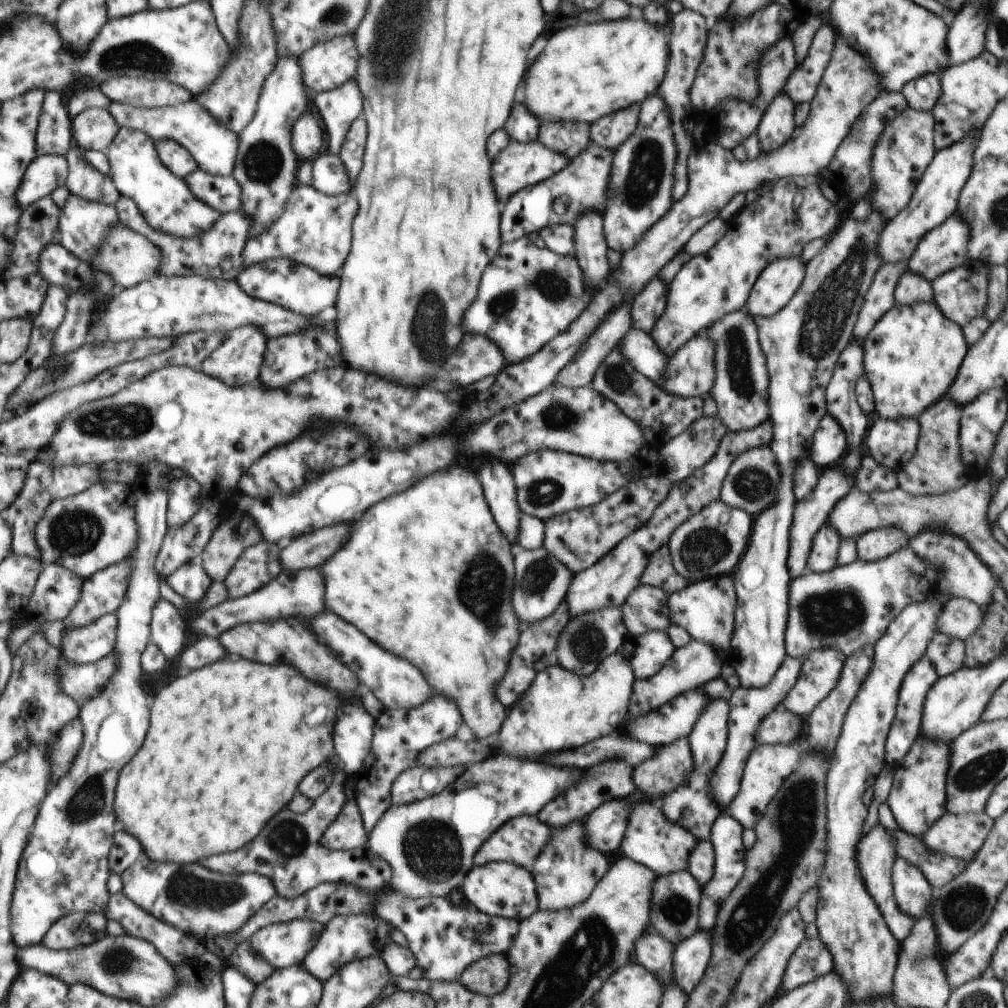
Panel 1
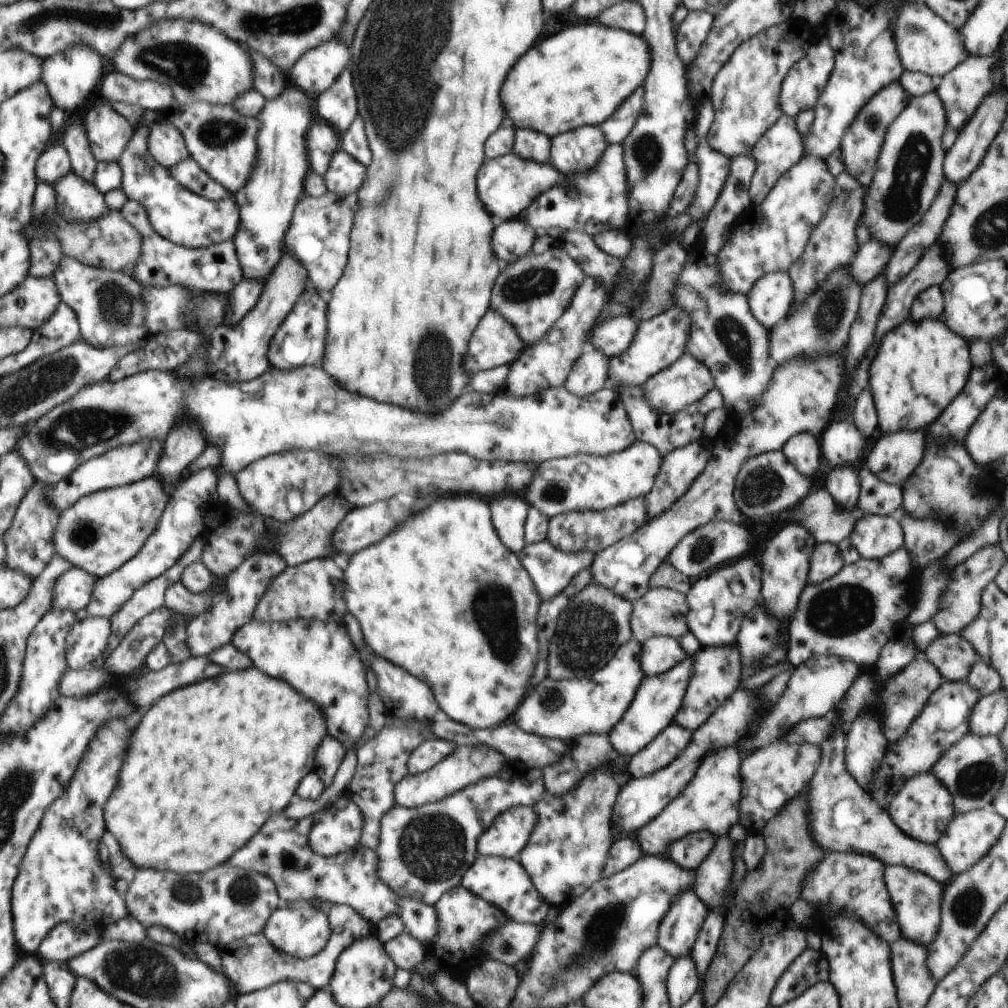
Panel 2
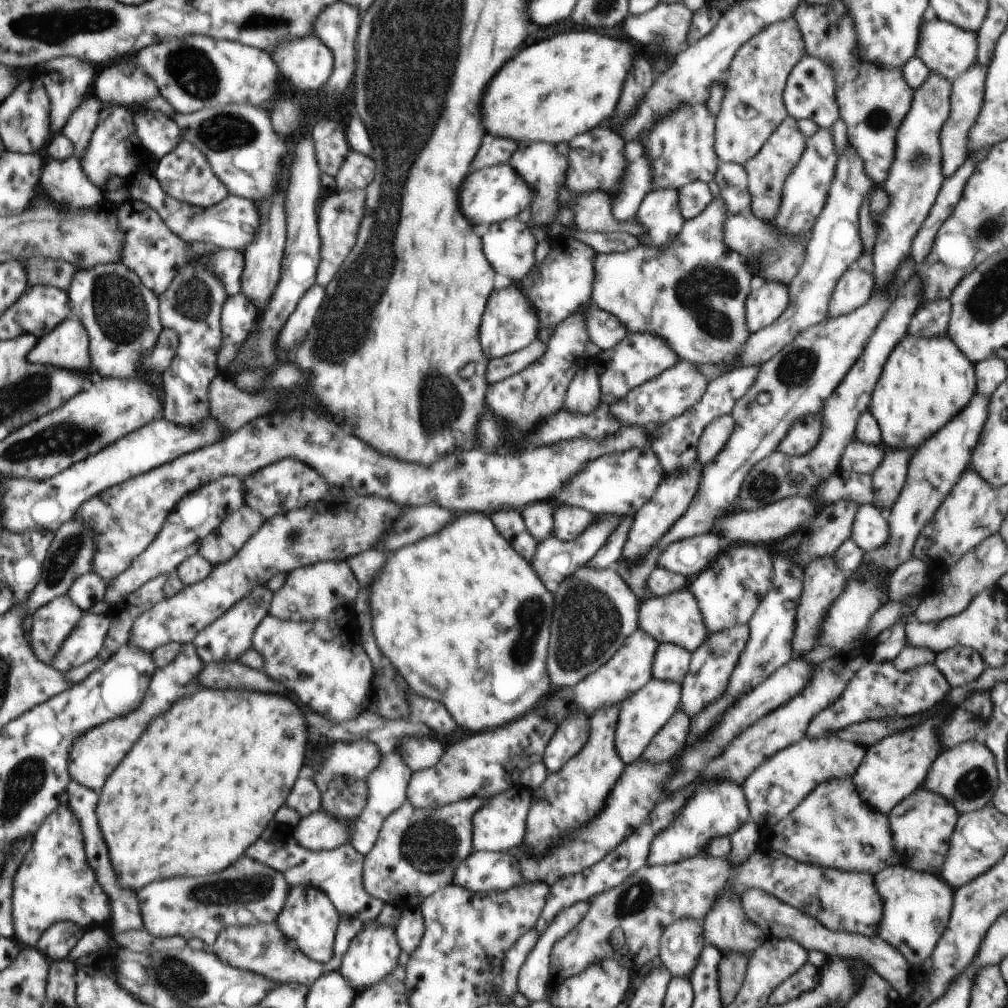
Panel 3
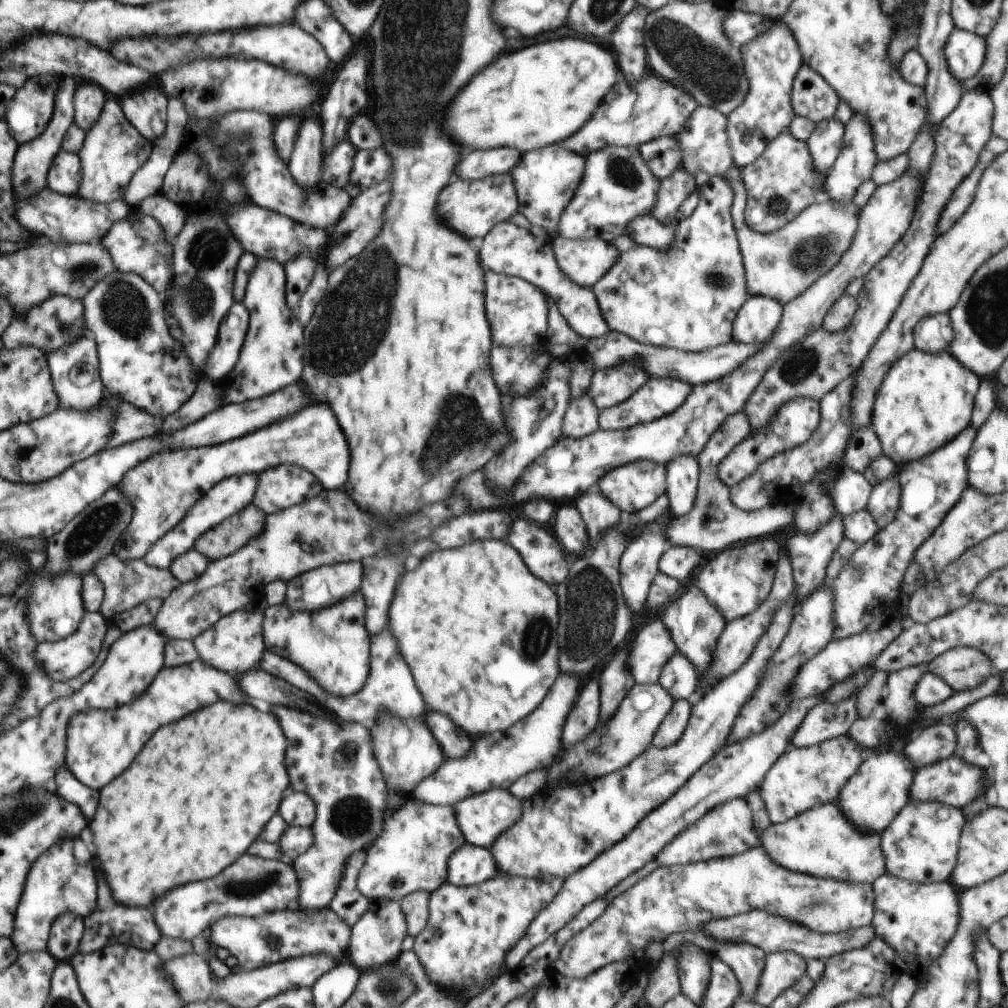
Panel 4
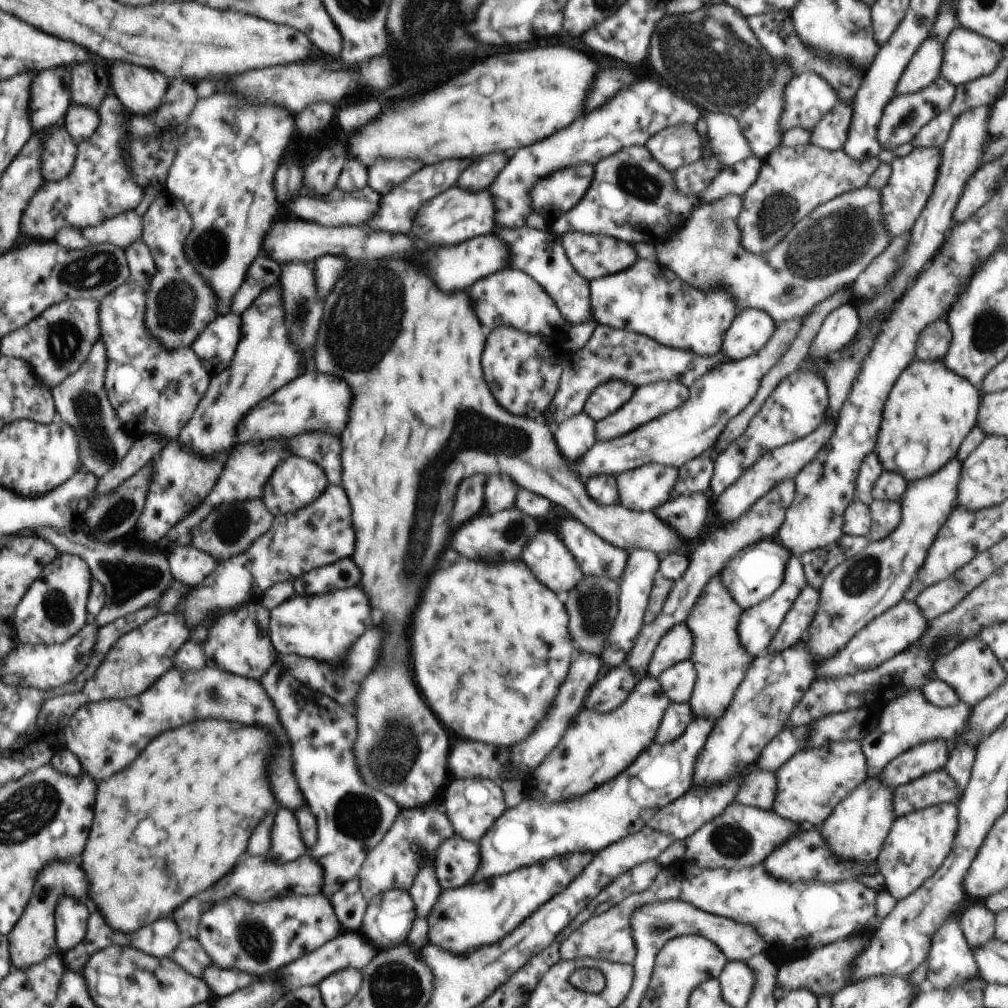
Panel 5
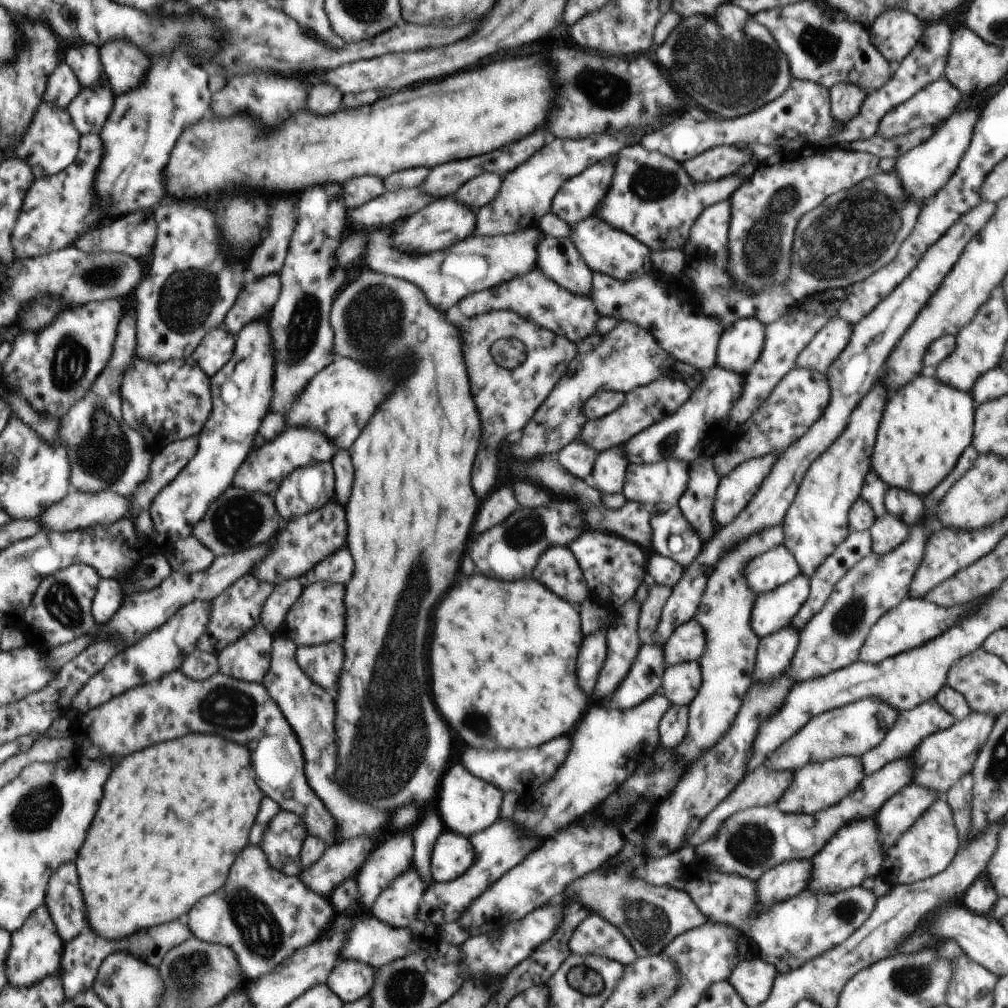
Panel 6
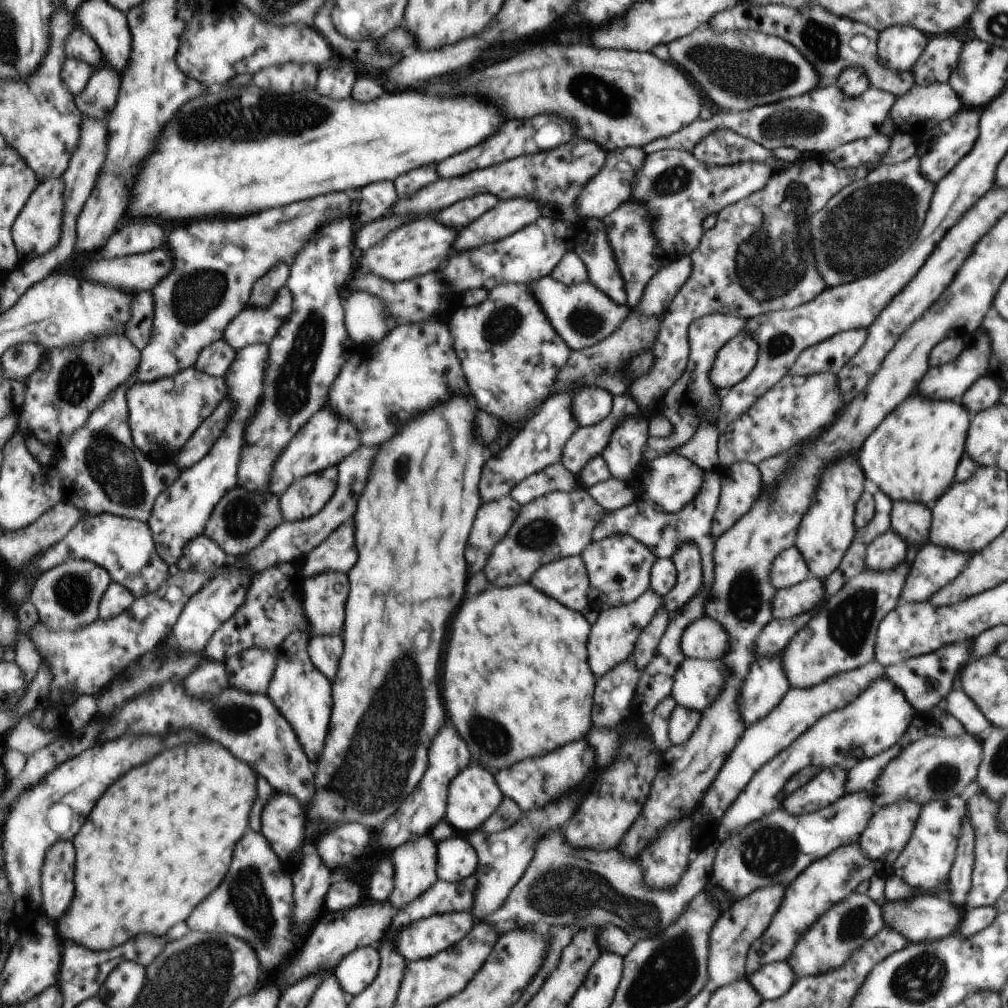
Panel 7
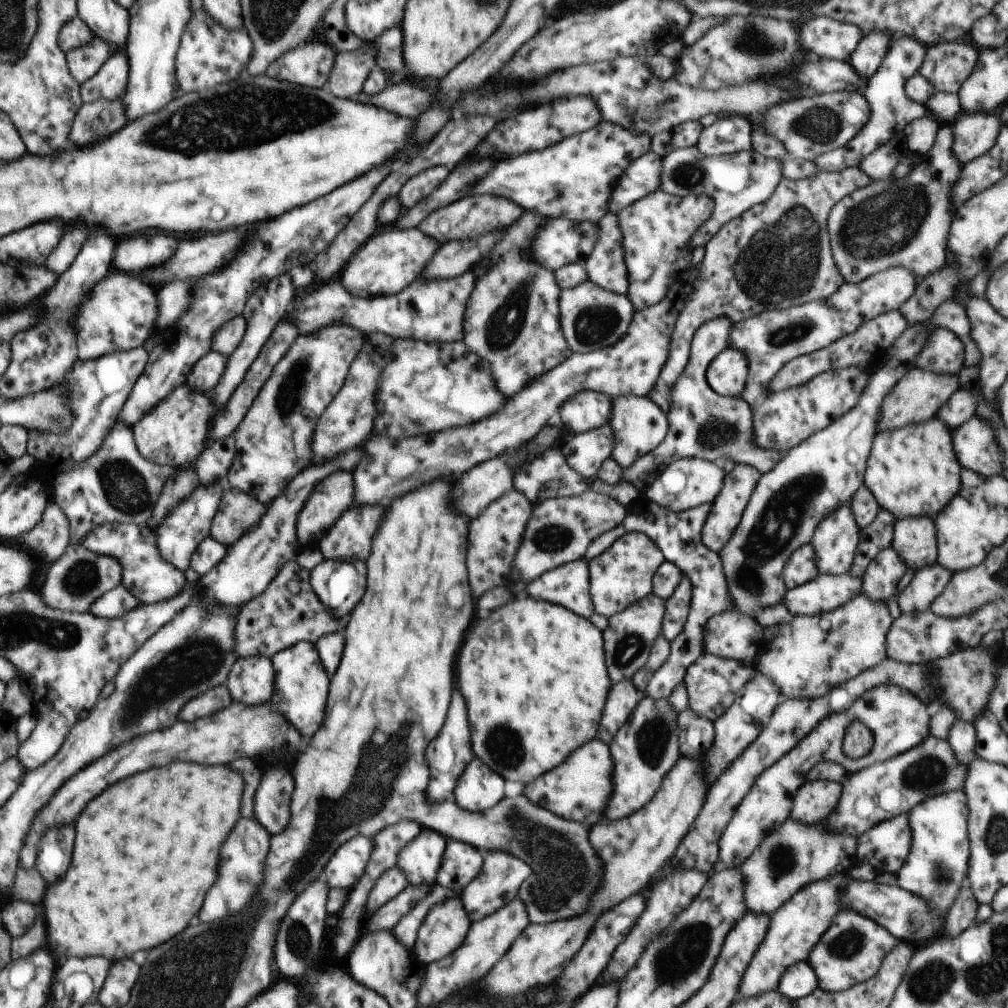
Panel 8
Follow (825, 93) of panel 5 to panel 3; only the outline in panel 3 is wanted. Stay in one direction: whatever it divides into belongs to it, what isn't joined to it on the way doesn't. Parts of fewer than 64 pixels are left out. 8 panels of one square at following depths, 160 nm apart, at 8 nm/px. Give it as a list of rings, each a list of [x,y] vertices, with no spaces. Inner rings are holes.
[[[808,54],[804,55],[790,71],[783,92],[783,101],[787,113],[796,120],[810,119],[820,129],[830,129],[840,117],[835,88],[833,70],[823,60]]]

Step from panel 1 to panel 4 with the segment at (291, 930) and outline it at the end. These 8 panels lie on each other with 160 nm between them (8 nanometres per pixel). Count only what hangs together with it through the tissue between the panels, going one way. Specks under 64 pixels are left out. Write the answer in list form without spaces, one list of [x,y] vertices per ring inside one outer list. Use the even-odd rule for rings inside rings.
[[[274,706],[274,708],[272,708],[272,712],[276,714],[276,718],[278,718],[278,722],[280,722],[280,726],[282,726],[282,730],[284,730],[284,734],[286,734],[286,738],[288,738],[289,742],[288,750],[286,750],[286,768],[289,774],[290,786],[293,787],[295,792],[306,793],[314,801],[316,809],[315,821],[312,825],[312,846],[304,854],[301,854],[294,862],[292,862],[292,866],[295,868],[300,885],[299,899],[297,900],[296,905],[303,913],[311,915],[314,911],[323,909],[324,907],[327,909],[329,908],[331,900],[334,898],[337,888],[341,884],[343,870],[345,869],[345,865],[347,864],[349,858],[352,857],[354,853],[366,851],[366,848],[368,848],[380,836],[380,833],[383,831],[383,822],[389,813],[389,796],[391,794],[389,788],[387,787],[385,778],[379,769],[379,764],[374,758],[373,746],[371,745],[371,734],[369,729],[365,726],[355,722],[332,720],[334,716],[332,716],[330,712],[326,712],[326,716],[322,716],[322,718],[320,718],[320,716],[314,716],[313,714],[310,714],[310,712],[306,712],[306,710],[298,710],[298,707],[292,708],[287,706]]]

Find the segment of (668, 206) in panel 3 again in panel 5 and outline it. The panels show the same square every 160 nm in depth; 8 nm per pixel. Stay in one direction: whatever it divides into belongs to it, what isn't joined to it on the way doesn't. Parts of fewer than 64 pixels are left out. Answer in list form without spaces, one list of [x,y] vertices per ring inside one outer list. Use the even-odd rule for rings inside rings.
[[[709,153],[695,163],[677,168],[673,173],[675,185],[685,195],[700,195],[724,168],[725,166]]]

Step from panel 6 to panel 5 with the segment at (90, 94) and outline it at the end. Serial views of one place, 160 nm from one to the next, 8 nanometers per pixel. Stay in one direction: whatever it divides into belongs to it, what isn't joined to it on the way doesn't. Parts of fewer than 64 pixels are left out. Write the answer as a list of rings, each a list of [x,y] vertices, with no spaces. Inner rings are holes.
[[[72,103],[65,114],[64,125],[75,142],[80,144],[97,131],[100,121],[97,108]]]

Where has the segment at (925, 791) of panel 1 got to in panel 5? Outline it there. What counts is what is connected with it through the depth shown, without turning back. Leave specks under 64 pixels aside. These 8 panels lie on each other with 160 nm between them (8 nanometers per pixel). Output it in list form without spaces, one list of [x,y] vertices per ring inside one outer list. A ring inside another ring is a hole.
[[[954,802],[929,806],[895,819],[876,864],[877,872],[884,876],[885,889],[896,900],[908,897],[942,866],[950,854],[958,825],[959,812]]]

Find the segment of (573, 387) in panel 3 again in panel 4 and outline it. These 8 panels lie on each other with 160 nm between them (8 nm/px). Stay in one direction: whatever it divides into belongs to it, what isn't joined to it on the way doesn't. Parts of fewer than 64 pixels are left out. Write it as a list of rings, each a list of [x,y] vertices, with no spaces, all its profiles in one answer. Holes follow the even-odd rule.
[[[587,394],[579,399],[571,399],[563,418],[563,436],[579,439],[598,430],[599,410],[593,400]]]

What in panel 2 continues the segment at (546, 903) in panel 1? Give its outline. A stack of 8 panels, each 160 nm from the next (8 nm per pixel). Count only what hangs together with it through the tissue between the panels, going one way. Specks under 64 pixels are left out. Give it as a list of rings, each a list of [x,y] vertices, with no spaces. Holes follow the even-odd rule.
[[[598,768],[590,774],[586,774],[574,790],[570,790],[564,796],[554,796],[550,792],[544,792],[542,800],[538,800],[532,806],[536,811],[537,821],[532,829],[526,846],[520,851],[518,862],[526,869],[532,884],[552,907],[565,908],[574,898],[578,898],[584,890],[588,890],[594,882],[602,878],[602,866],[608,854],[608,848],[612,844],[610,838],[610,818],[612,818],[612,806],[616,804],[618,792],[624,784],[628,784],[630,774],[626,770],[616,768]]]

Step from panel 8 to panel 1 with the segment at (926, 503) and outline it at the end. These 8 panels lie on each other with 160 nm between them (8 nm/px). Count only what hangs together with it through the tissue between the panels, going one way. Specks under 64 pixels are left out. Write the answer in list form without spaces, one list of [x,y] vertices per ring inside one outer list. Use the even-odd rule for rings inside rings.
[[[923,302],[891,307],[866,335],[863,349],[863,367],[873,392],[875,416],[896,421],[908,416],[918,419],[948,392],[969,344],[959,324],[946,318],[935,303]]]

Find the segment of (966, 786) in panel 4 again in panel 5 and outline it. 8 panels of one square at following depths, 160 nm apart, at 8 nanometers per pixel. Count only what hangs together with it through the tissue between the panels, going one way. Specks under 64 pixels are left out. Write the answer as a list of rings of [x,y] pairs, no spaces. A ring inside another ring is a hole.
[[[944,770],[934,771],[893,790],[896,818],[929,806],[952,803],[957,797],[955,780]]]

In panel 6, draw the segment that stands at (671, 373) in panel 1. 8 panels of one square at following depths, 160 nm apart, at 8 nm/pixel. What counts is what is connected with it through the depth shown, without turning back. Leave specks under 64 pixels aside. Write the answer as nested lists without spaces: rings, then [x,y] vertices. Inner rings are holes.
[[[668,377],[658,378],[648,386],[640,386],[640,388],[628,391],[622,404],[614,412],[596,420],[588,419],[578,433],[577,440],[587,444],[596,452],[616,445],[624,445],[641,430],[674,414],[674,411],[678,410],[690,398],[691,391],[691,385],[686,381],[672,380]]]

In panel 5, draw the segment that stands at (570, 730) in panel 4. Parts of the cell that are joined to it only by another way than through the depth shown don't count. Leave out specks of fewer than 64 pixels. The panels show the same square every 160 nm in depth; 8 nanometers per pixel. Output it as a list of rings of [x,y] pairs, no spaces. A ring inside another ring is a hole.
[[[620,665],[617,669],[610,669],[606,676],[602,676],[594,688],[590,690],[588,698],[586,698],[586,708],[588,710],[594,710],[594,712],[606,712],[609,713],[615,708],[618,708],[635,689],[635,686],[644,678],[648,676],[648,672],[644,672],[644,676],[639,675],[636,671],[633,671],[632,667],[626,665],[625,667]]]

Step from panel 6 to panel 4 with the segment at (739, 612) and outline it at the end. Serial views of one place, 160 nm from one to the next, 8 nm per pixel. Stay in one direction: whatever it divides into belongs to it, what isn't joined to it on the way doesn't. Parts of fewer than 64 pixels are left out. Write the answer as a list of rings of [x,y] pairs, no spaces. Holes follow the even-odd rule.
[[[690,583],[681,595],[665,608],[660,617],[668,627],[678,652],[692,662],[698,674],[706,675],[713,664],[713,652],[717,648],[719,636],[727,623],[722,611],[712,604],[696,585]]]

